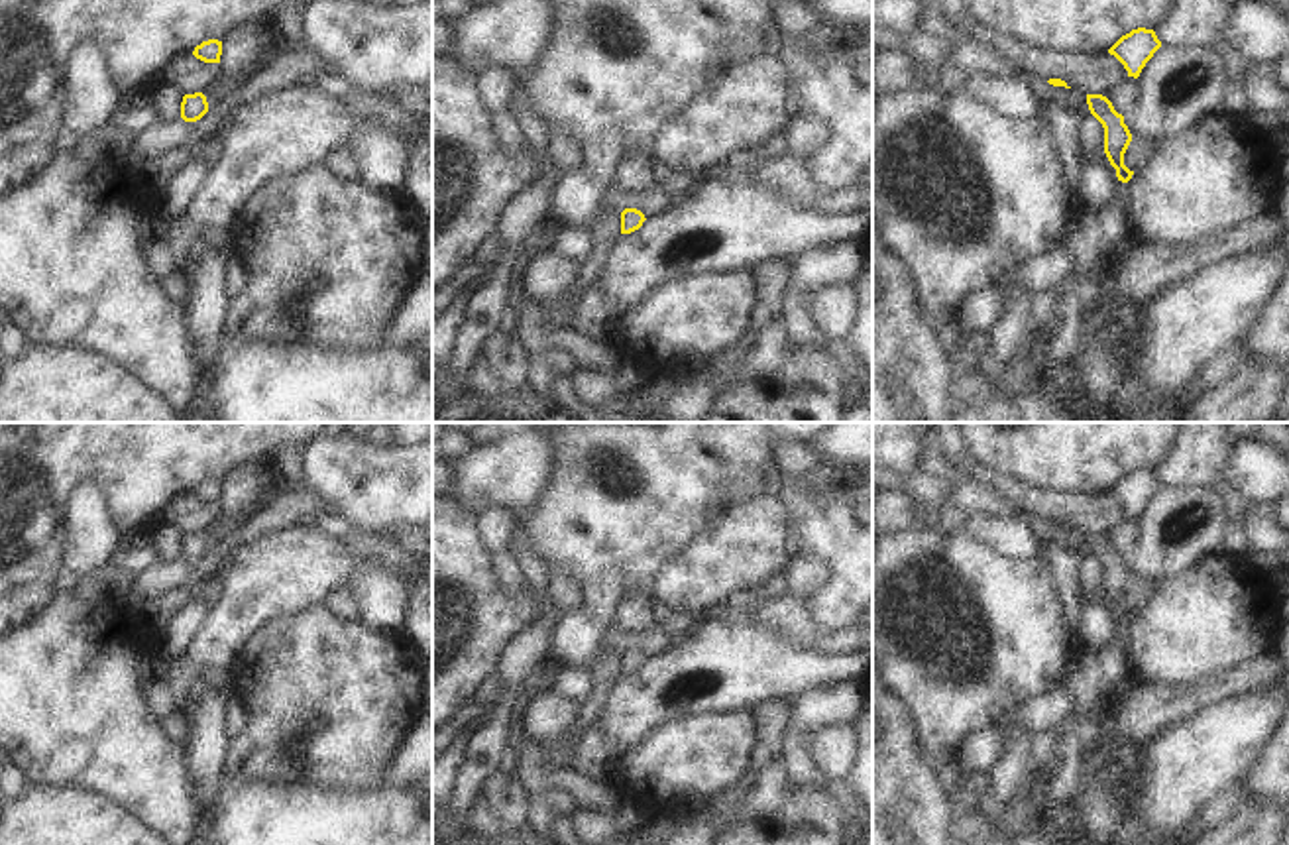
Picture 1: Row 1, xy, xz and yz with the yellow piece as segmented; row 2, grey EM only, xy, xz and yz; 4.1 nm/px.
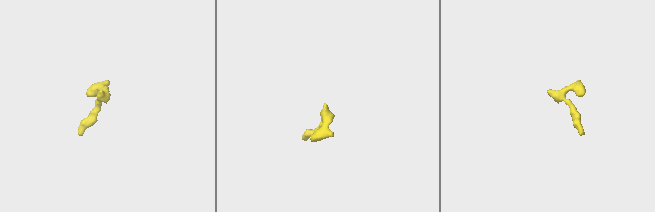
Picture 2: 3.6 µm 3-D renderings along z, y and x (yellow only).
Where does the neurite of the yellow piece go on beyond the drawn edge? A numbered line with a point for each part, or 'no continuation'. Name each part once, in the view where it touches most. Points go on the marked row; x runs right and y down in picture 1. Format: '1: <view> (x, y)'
no continuation

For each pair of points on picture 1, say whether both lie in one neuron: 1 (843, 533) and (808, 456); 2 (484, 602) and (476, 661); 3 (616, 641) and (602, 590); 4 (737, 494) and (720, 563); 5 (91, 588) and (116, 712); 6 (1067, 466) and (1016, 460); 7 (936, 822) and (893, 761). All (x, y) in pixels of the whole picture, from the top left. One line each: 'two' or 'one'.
1: two
2: one
3: two
4: two
5: two
6: one
7: one

